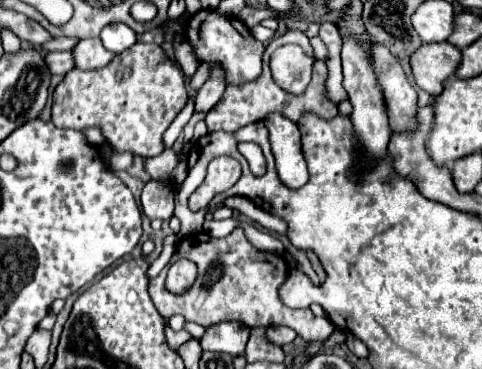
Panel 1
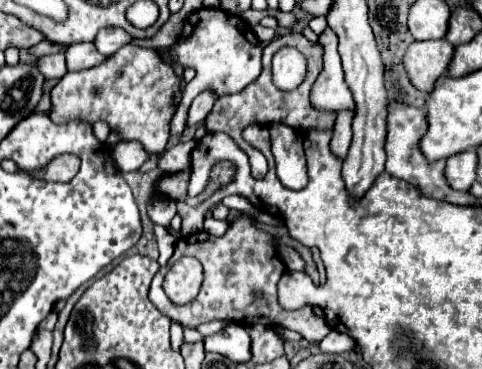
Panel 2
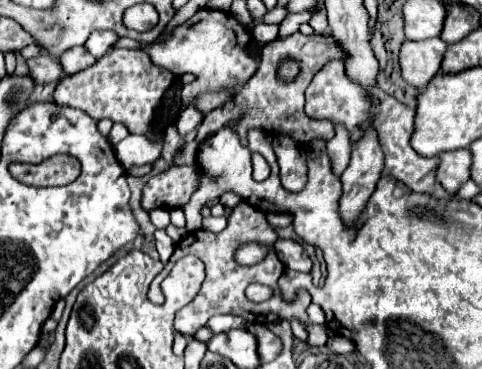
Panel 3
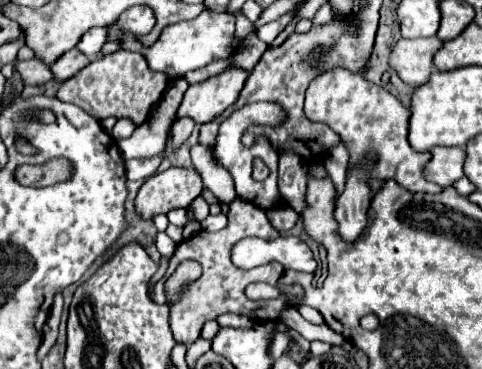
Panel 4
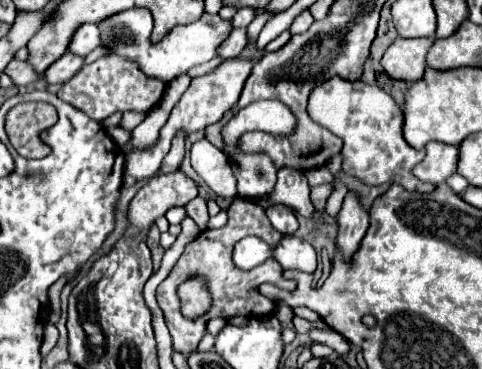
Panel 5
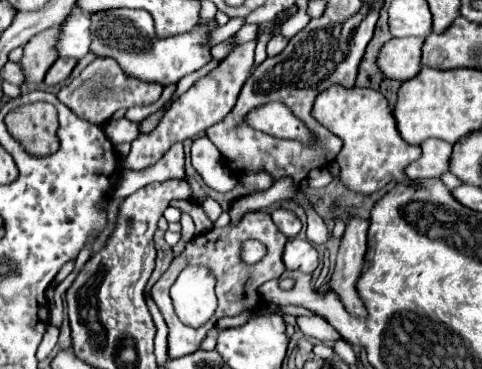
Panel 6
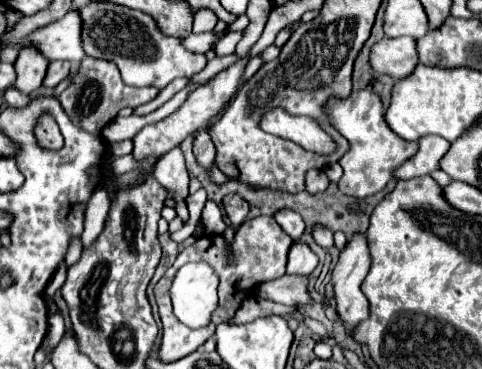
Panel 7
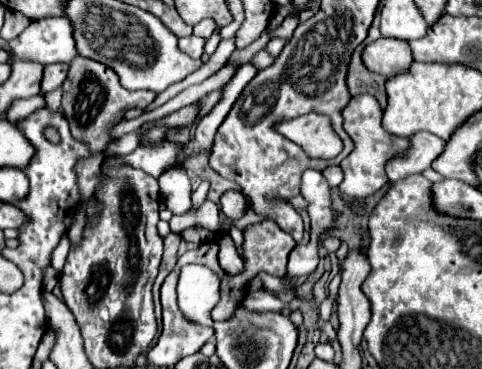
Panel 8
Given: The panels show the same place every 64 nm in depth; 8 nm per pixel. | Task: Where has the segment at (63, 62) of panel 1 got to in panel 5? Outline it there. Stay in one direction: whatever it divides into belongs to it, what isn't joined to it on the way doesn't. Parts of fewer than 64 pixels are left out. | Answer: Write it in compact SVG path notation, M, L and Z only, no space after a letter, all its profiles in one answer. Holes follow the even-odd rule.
M12 60L12 62L8 64L6 72L10 74L10 78L14 80L16 86L28 86L28 84L38 82L40 78L44 78L44 76L40 76L28 62L22 62L22 60Z

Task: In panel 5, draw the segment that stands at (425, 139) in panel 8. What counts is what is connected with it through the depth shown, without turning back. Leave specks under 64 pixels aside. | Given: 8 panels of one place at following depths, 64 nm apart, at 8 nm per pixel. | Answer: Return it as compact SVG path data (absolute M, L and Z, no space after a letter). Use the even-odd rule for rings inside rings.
M428 144L426 158L416 166L416 176L422 182L442 184L452 174L456 174L458 164L458 146L448 144Z

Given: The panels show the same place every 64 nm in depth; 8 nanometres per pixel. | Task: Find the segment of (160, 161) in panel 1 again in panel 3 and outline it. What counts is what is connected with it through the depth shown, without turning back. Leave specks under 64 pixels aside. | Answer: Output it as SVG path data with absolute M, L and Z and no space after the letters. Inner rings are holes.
M196 142L184 144L184 146L174 154L172 164L174 164L174 166L192 166L192 164L194 164L194 158L196 158L196 148L198 148Z

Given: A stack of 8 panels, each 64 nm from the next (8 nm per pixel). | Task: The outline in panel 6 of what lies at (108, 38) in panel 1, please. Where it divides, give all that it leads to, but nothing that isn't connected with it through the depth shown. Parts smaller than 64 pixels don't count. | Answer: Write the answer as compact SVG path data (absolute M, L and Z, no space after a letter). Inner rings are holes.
M72 16L68 24L64 24L64 36L60 36L60 56L68 58L84 58L90 52L92 30L88 16Z

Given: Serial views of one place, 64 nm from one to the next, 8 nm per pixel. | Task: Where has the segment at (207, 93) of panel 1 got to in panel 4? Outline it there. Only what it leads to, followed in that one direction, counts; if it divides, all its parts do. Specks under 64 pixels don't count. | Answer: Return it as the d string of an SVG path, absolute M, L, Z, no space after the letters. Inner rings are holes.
M184 116L184 118L178 118L174 124L172 124L172 134L174 134L174 148L178 148L194 130L196 122L190 118L190 116Z

